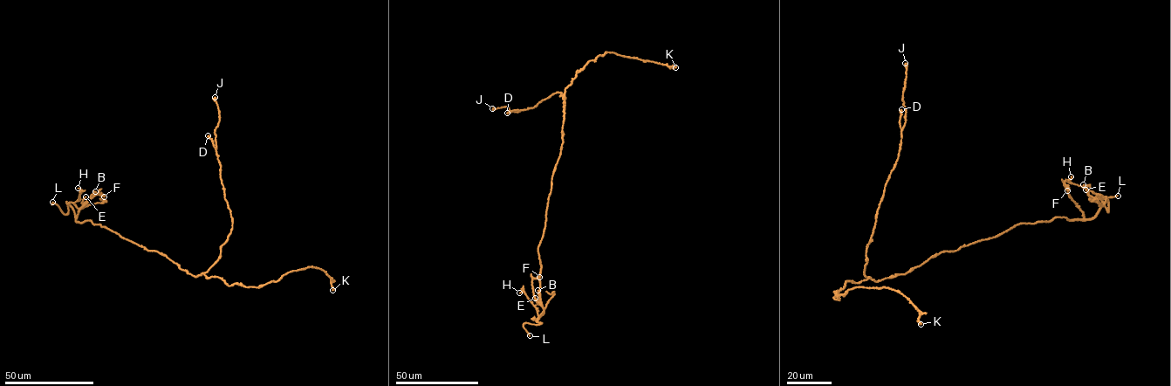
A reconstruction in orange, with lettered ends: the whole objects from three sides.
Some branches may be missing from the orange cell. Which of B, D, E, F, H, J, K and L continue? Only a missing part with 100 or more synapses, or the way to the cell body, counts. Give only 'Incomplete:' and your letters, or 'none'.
Incomplete: L

